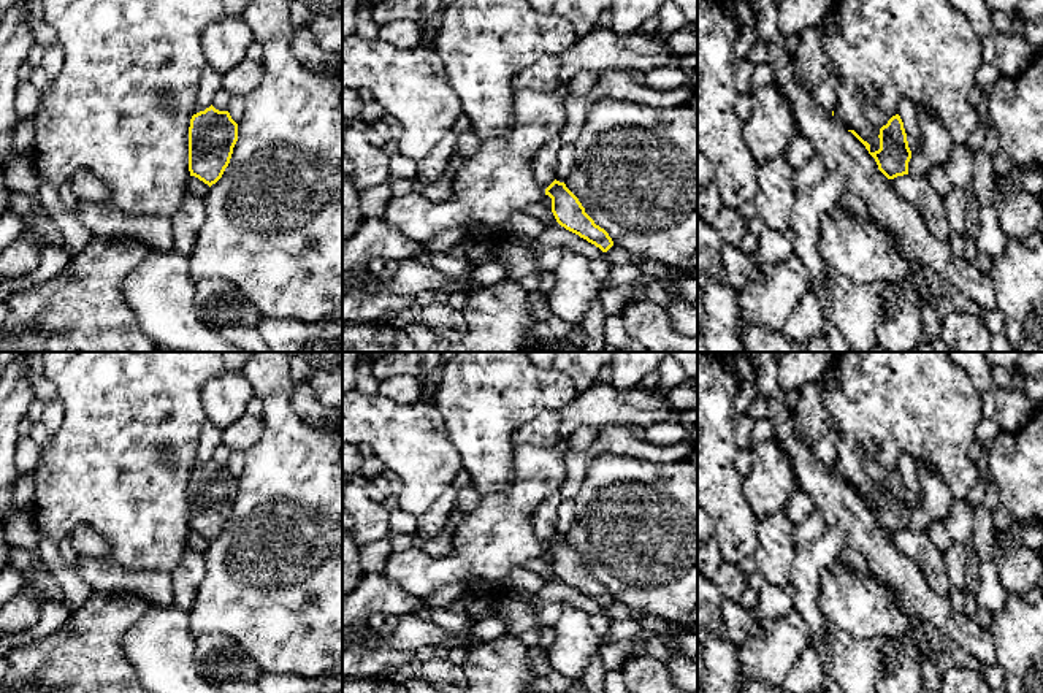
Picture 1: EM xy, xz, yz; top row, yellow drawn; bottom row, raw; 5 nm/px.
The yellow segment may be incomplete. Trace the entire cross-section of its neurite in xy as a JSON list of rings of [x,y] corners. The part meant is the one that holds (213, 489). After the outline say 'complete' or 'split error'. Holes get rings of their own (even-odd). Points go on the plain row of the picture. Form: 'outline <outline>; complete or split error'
outline [[[212,460],[192,471],[189,482],[189,526],[209,542],[230,519],[238,496],[238,479],[228,466]]]; complete

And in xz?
outline [[[555,534],[545,544],[545,550],[552,553],[552,568],[561,582],[594,599],[602,607],[607,607],[613,601],[609,588],[594,579],[564,538]]]; complete

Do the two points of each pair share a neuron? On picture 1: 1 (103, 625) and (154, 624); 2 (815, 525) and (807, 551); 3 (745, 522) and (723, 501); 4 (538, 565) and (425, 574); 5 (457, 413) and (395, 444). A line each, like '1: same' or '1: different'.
1: different
2: same
3: same
4: different
5: different

